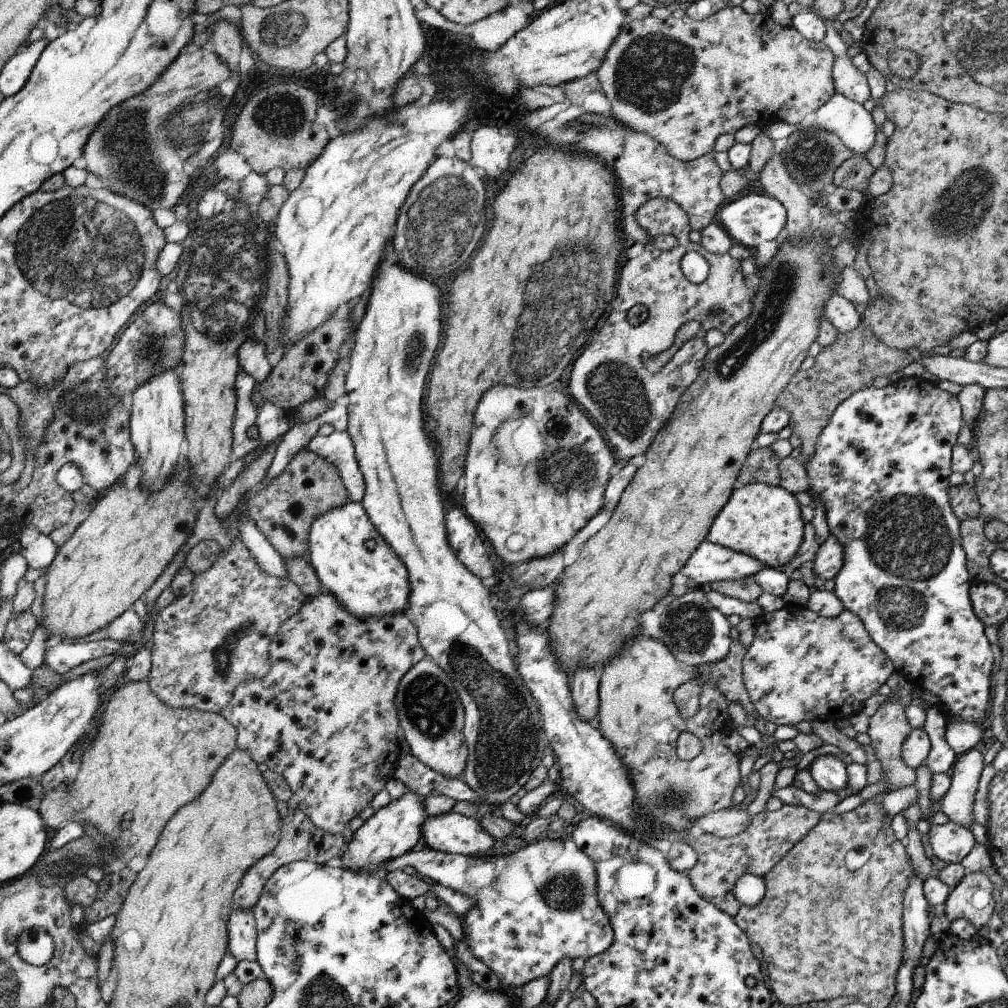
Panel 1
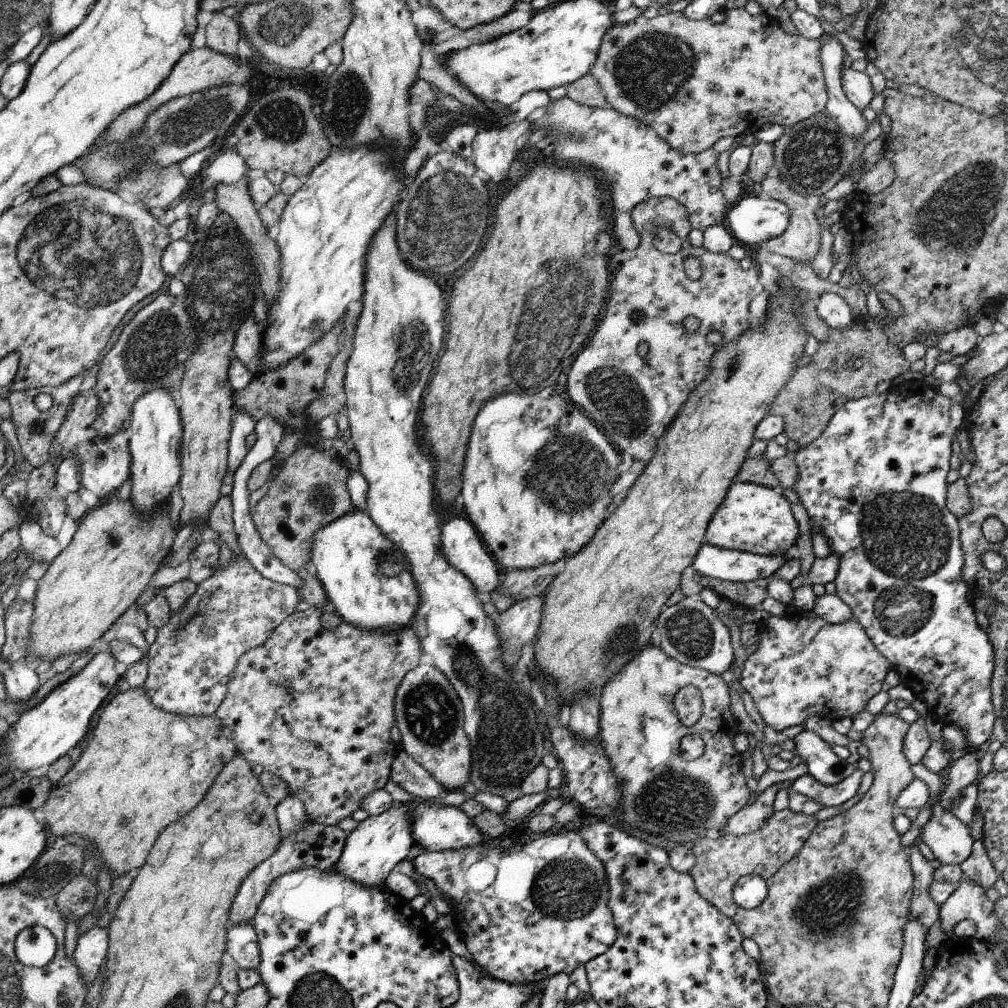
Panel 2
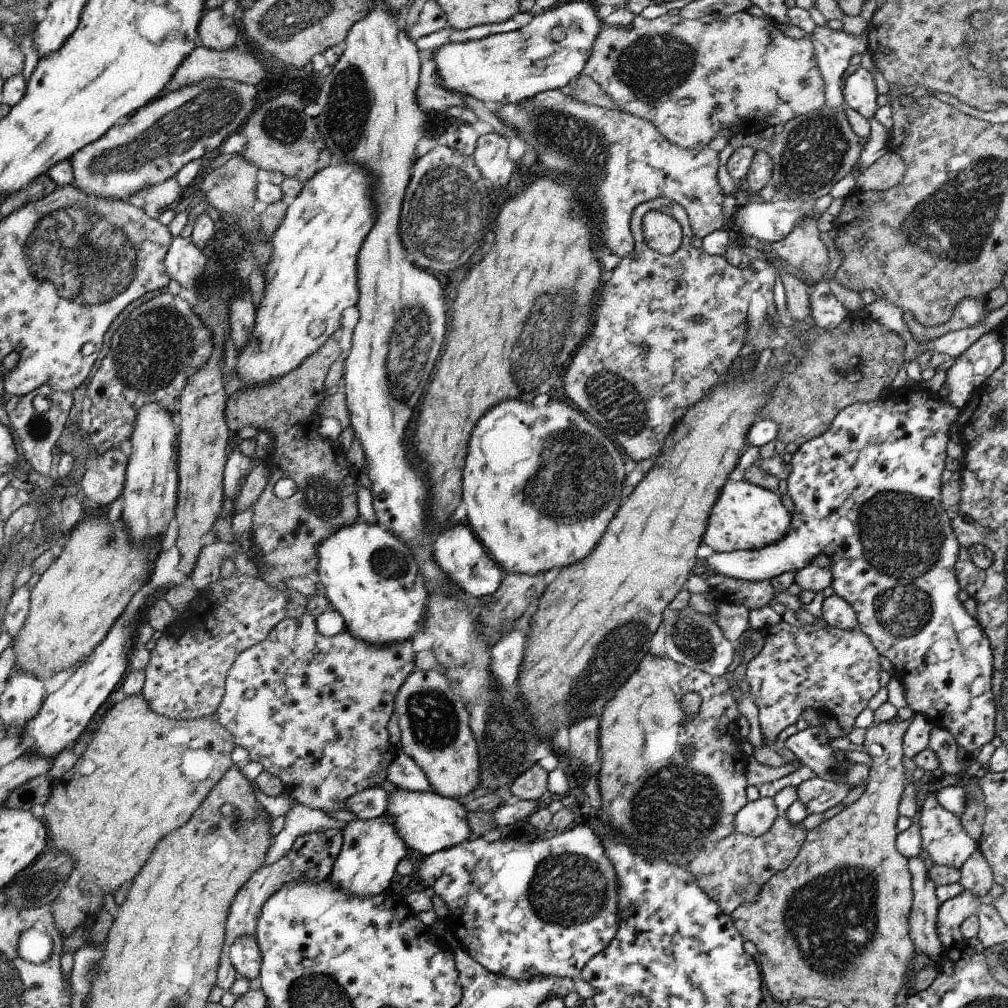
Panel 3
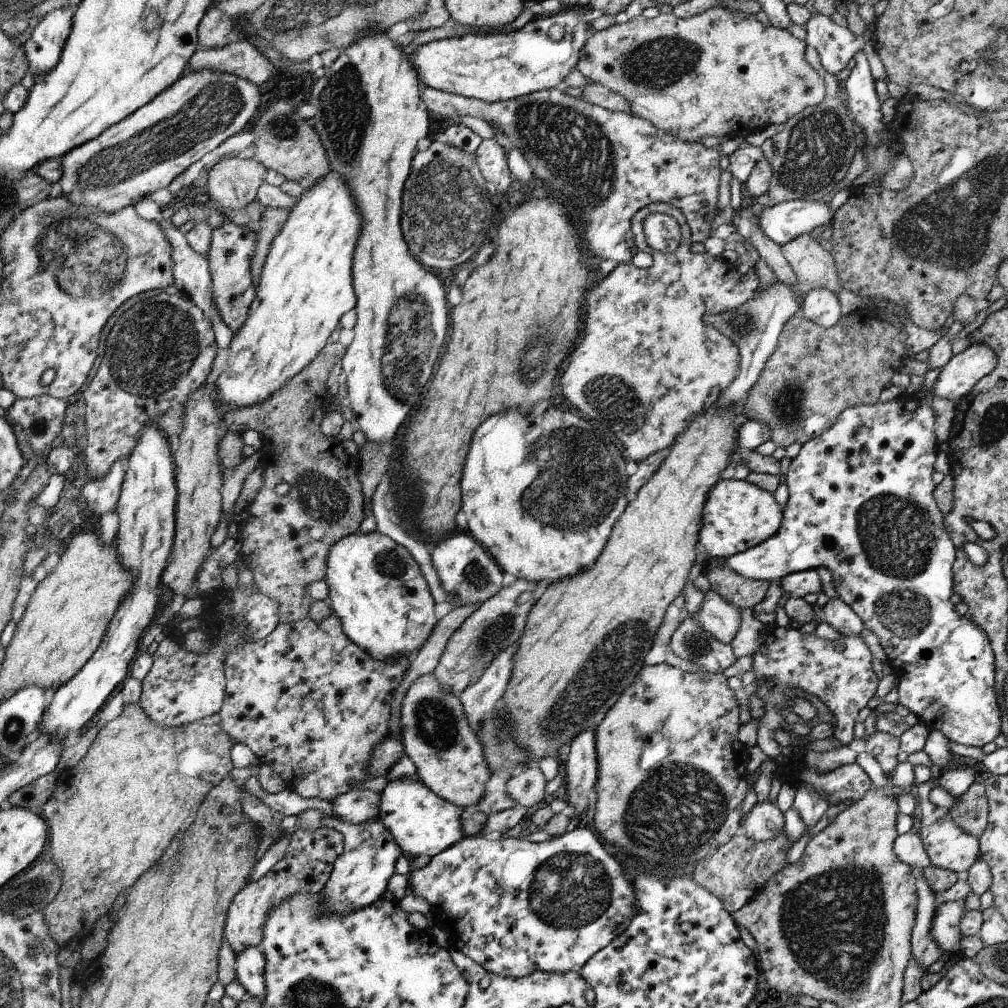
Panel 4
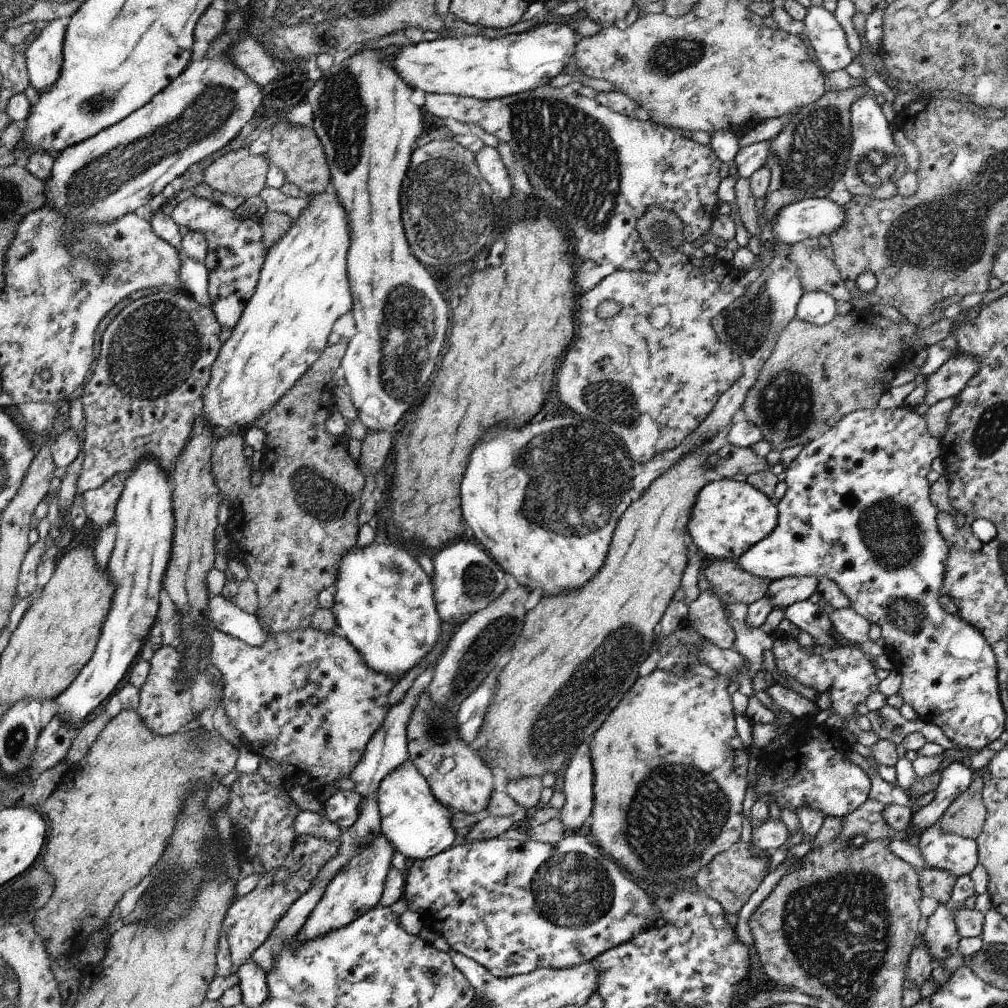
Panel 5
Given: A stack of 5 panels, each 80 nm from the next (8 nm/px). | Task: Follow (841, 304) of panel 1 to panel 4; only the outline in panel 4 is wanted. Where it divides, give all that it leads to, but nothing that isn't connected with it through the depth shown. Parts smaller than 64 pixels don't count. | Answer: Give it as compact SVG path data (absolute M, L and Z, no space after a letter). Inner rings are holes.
M828 289L809 290L801 300L800 316L812 324L826 328L834 326L842 316L840 301L836 295Z

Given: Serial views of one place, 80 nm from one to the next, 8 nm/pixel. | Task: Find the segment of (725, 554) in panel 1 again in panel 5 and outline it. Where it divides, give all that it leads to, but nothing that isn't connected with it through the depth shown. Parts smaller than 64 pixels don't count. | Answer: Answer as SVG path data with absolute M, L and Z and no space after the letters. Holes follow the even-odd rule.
M878 406L875 409L854 411L842 417L842 420L830 430L804 444L800 454L787 467L785 478L787 491L784 497L776 502L779 512L776 528L758 544L751 546L738 559L738 562L747 573L769 578L771 581L784 577L826 577L834 581L850 599L850 607L868 619L870 624L880 626L881 637L885 642L885 653L891 658L898 674L901 674L903 678L900 692L904 698L904 704L912 706L922 722L939 726L955 748L966 749L967 752L972 753L992 744L1005 731L1006 713L999 693L997 660L994 651L979 630L966 623L958 615L951 615L944 611L938 602L938 597L942 595L941 586L945 571L947 544L939 533L937 526L939 510L935 510L930 500L931 483L928 482L927 474L931 471L932 460L940 456L941 442L930 435L925 417L914 412L914 408L908 410L903 406L886 410Z

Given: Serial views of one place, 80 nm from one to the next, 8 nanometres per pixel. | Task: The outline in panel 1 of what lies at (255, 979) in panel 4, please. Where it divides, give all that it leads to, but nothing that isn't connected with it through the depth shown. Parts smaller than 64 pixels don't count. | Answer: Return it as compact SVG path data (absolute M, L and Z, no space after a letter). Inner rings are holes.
M236 911L229 922L229 949L237 961L257 960L257 928L248 911Z

